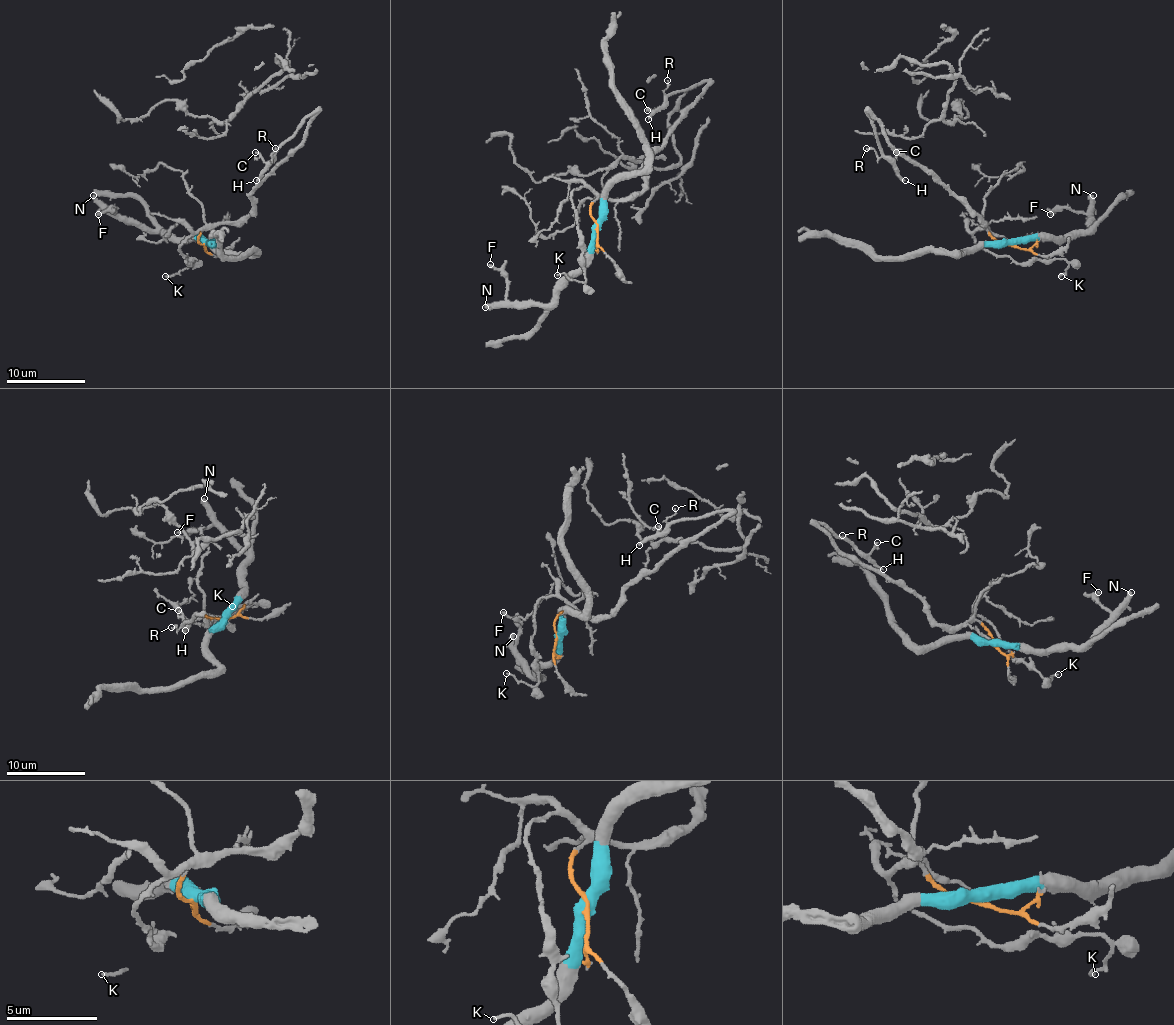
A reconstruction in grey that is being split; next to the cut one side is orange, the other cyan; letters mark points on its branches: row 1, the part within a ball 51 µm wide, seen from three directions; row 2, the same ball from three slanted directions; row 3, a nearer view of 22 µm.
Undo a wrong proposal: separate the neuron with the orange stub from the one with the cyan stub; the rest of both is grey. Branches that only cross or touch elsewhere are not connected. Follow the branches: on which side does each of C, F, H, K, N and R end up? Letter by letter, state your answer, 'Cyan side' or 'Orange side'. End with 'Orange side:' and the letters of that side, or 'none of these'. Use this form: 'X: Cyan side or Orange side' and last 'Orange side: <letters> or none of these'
C: Orange side
F: Cyan side
H: Orange side
K: Orange side
N: Cyan side
R: Orange side
Orange side: C, H, K, R

